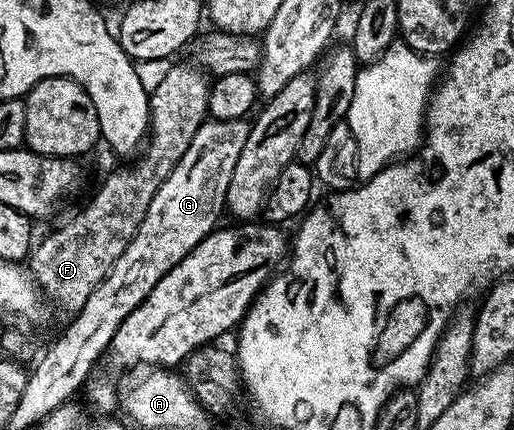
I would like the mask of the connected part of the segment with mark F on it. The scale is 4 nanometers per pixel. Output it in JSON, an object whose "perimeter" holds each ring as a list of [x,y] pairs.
{"perimeter":[[[174,63],[160,87],[150,95],[150,128],[140,156],[127,169],[118,169],[102,181],[94,198],[67,225],[54,229],[42,242],[33,246],[28,268],[34,284],[66,312],[73,315],[88,303],[88,295],[112,271],[116,259],[124,255],[128,243],[138,234],[148,203],[160,191],[164,179],[172,175],[176,163],[184,159],[188,143],[196,139],[196,131],[208,119],[208,95],[211,82],[203,70],[193,64]]]}

